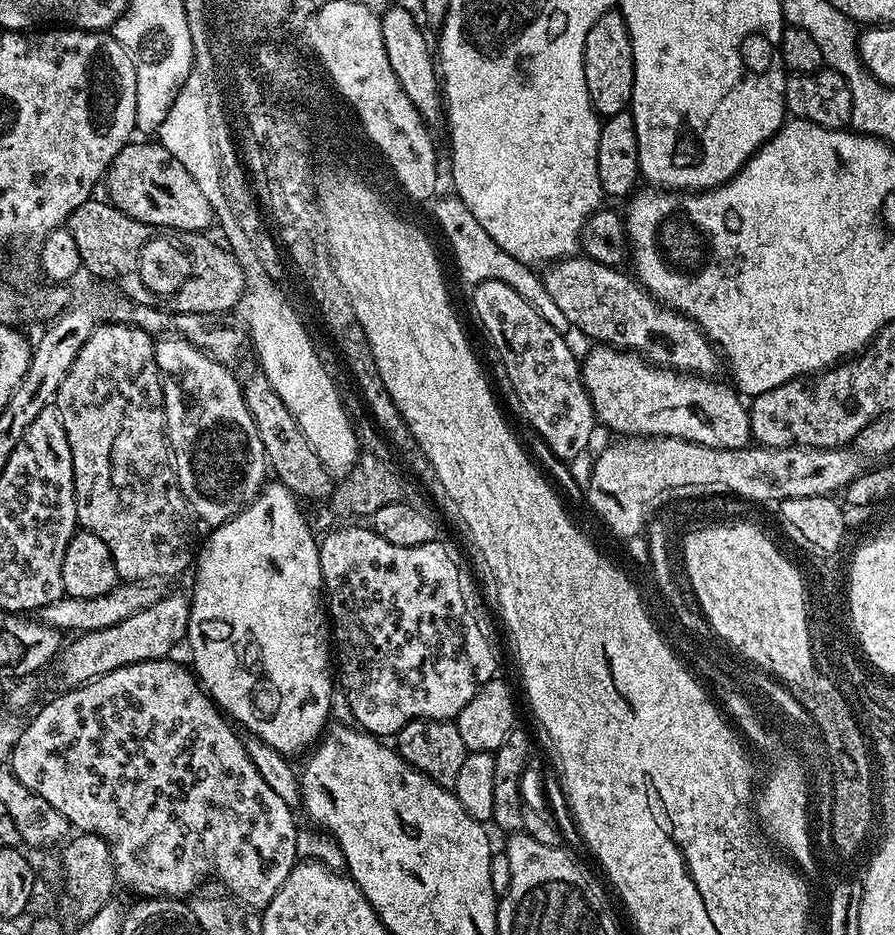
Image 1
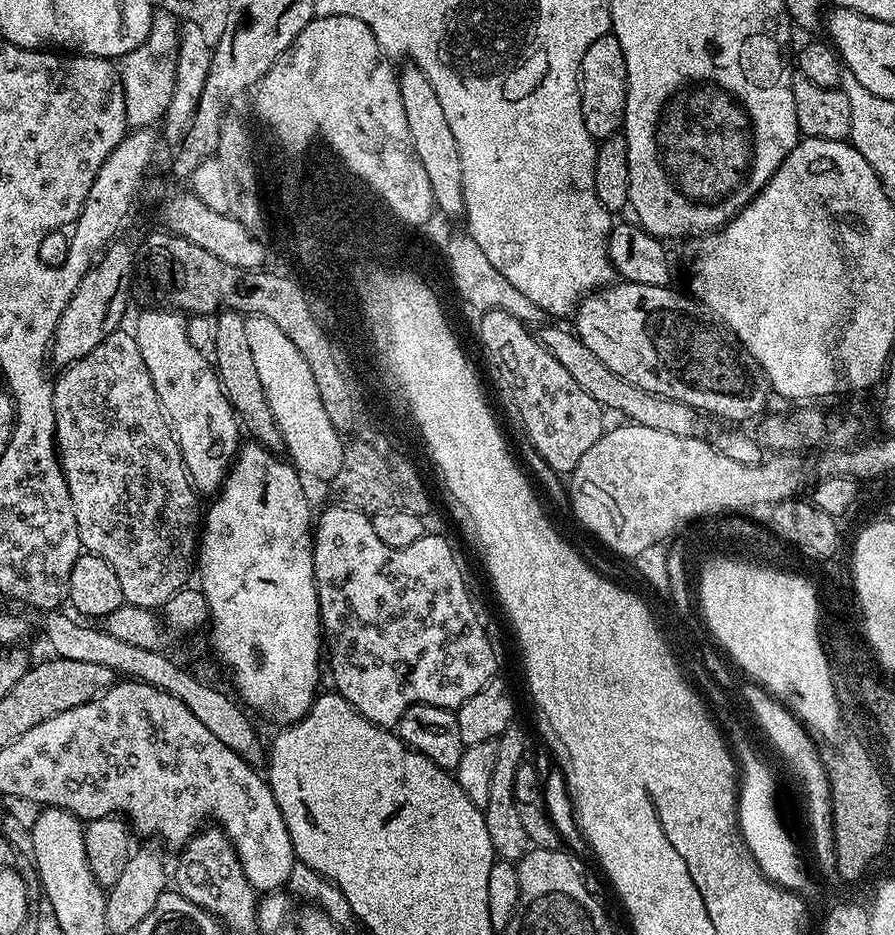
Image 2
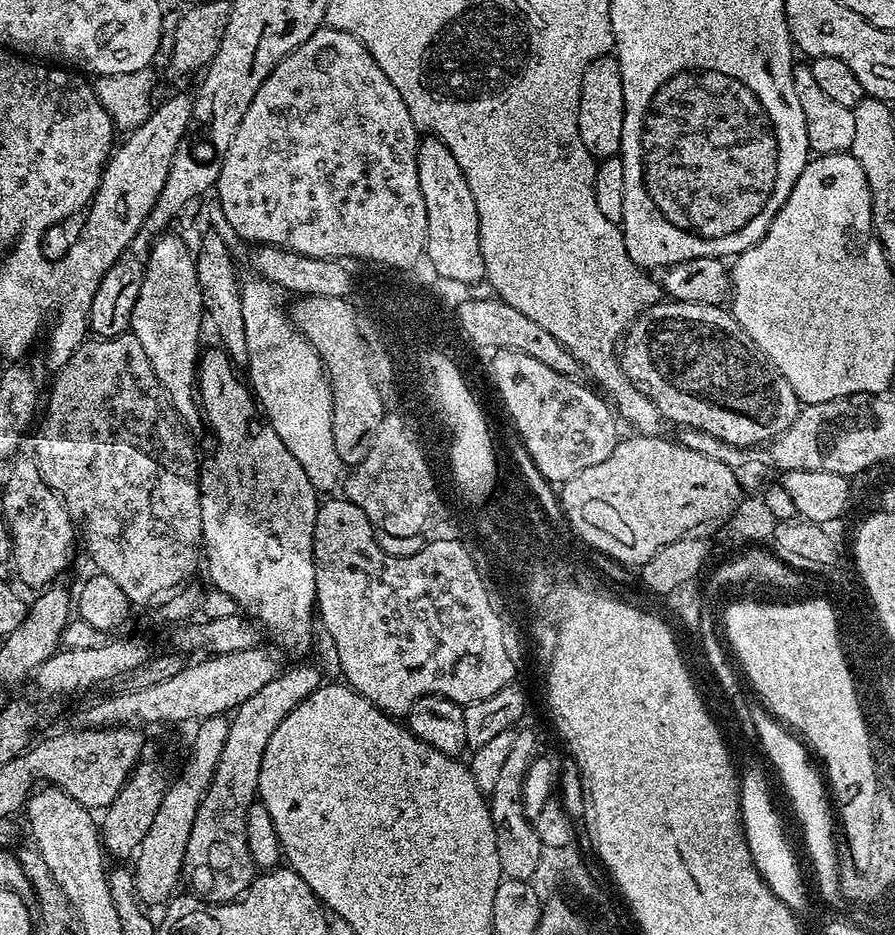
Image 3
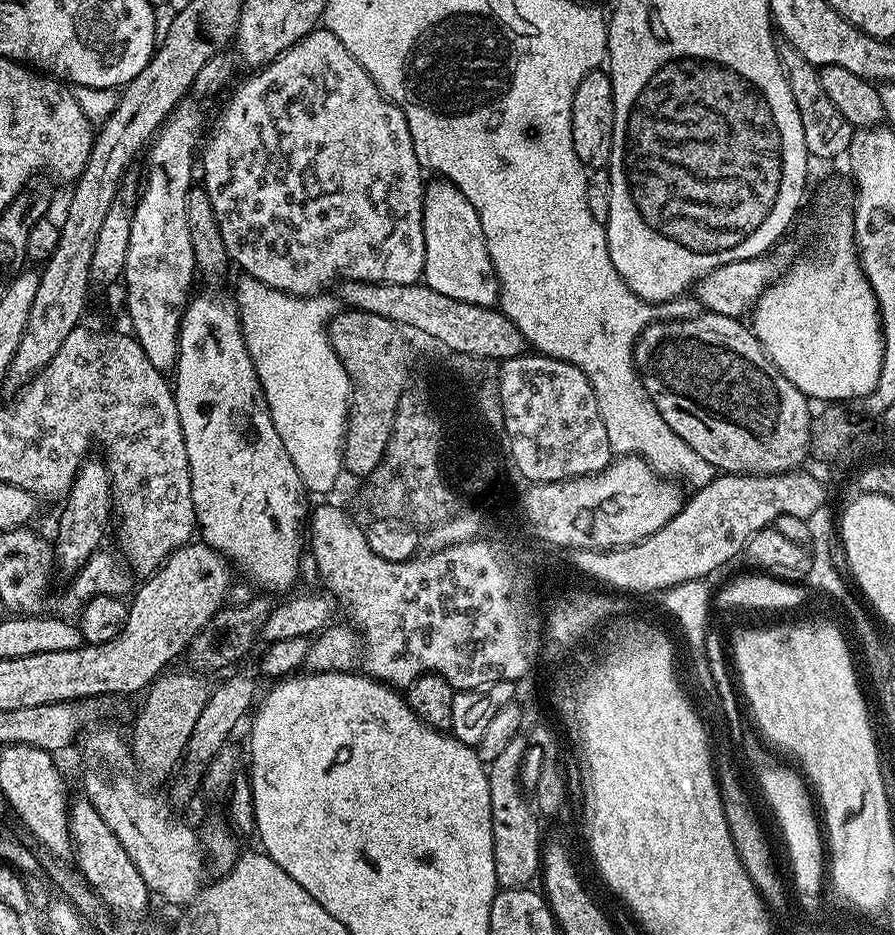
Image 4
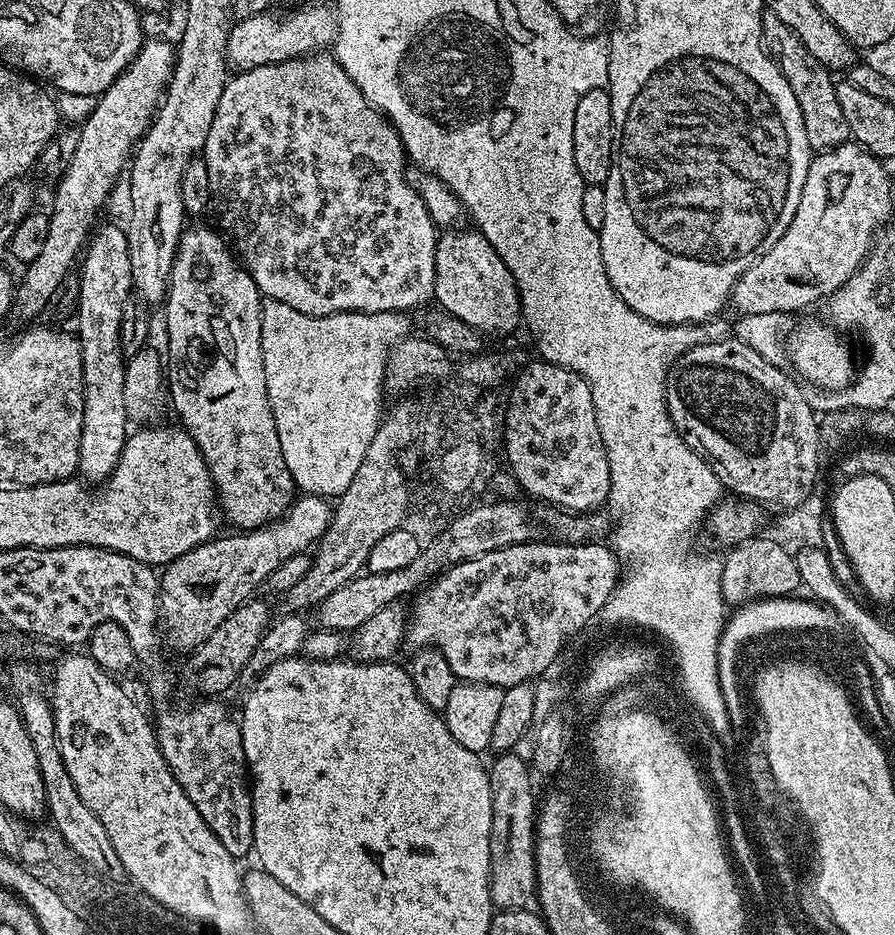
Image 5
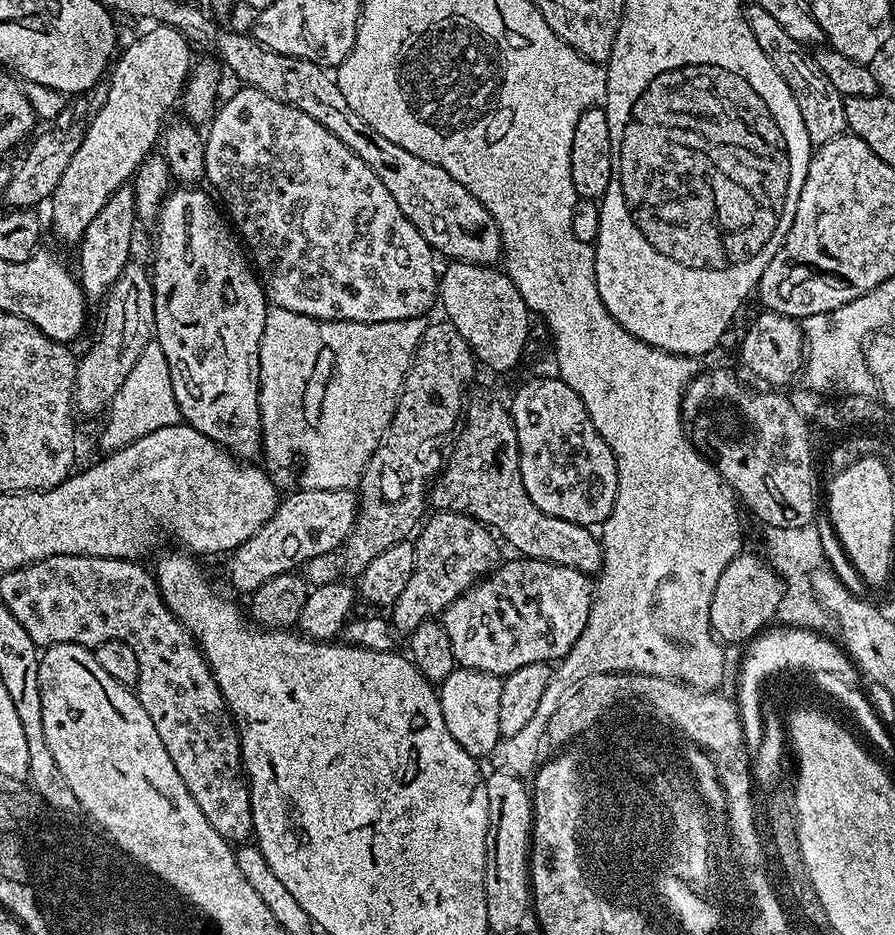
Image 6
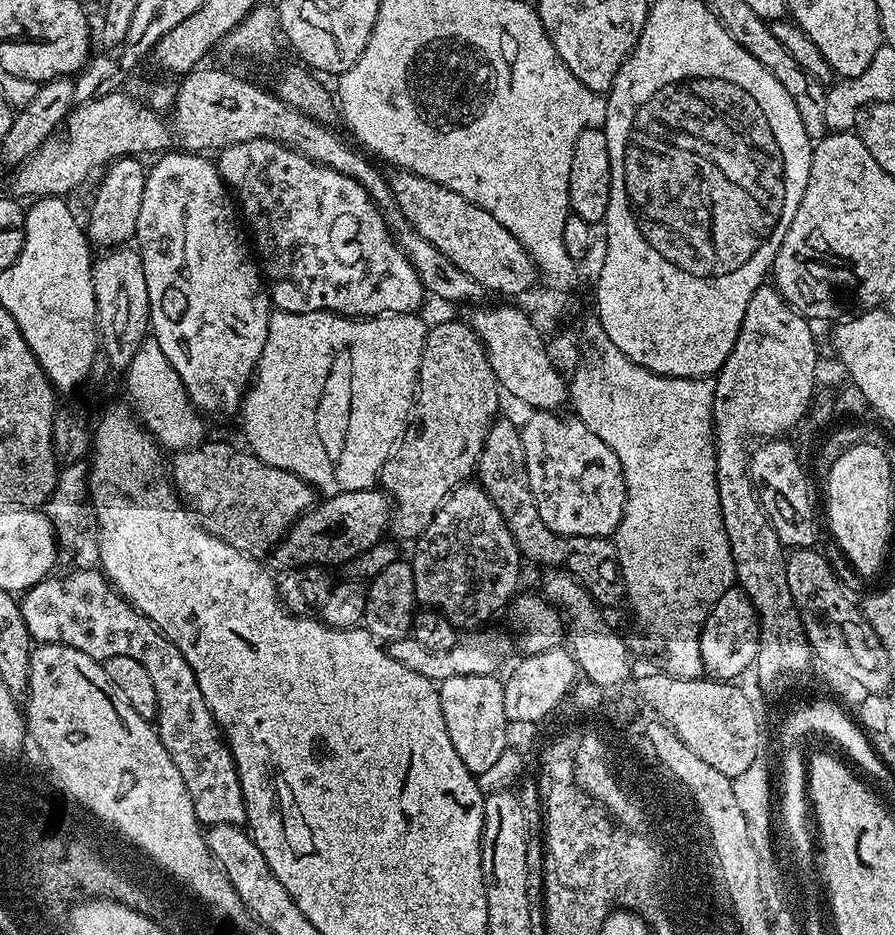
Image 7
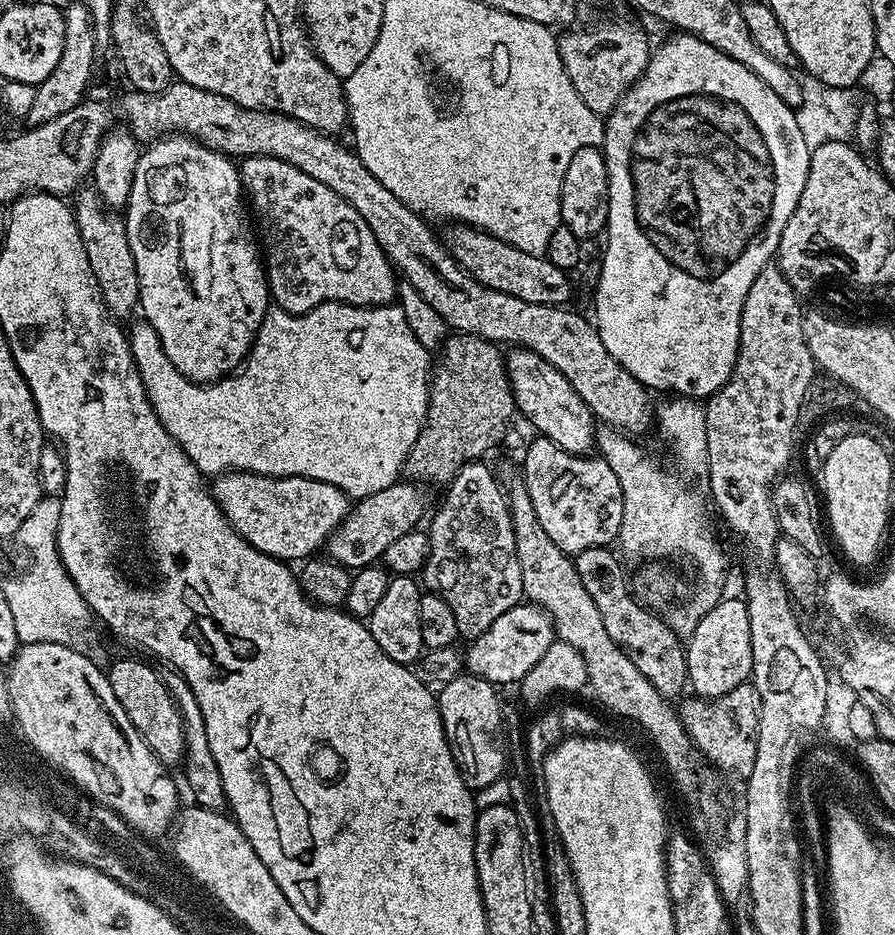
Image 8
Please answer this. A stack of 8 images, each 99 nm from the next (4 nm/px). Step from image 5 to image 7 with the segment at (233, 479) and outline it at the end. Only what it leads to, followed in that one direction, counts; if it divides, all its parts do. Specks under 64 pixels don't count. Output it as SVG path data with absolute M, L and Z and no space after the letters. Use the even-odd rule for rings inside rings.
M169 150L159 157L156 165L147 169L142 190L142 206L138 209L138 226L134 237L135 247L142 258L142 266L146 270L146 294L148 295L148 314L150 317L150 332L162 346L162 354L166 354L168 367L178 374L182 386L188 395L188 401L201 413L209 412L212 416L235 417L242 407L245 392L250 387L256 363L260 360L262 350L268 341L268 318L270 315L270 297L265 281L262 279L261 269L250 251L249 241L242 231L241 221L238 219L238 208L230 195L224 179L220 177L220 169L211 159L200 154L193 154L183 150Z

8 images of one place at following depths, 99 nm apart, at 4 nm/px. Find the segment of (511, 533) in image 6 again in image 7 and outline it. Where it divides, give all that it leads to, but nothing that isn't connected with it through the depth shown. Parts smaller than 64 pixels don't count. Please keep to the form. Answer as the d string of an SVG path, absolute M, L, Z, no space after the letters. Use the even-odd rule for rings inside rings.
M501 418L495 419L487 432L483 452L477 464L476 478L505 520L521 557L525 561L533 560L536 564L545 564L545 569L563 570L568 573L600 606L616 604L619 600L621 603L625 599L624 580L620 576L615 543L606 536L560 536L542 522L536 500L530 490L520 428L512 421Z

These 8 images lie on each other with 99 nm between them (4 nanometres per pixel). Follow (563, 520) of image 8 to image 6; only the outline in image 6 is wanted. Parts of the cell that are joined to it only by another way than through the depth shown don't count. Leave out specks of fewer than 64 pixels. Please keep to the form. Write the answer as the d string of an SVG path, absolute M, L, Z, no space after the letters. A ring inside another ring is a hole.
M544 376L541 380L532 380L522 385L516 397L510 400L520 447L522 480L531 501L545 514L587 526L600 526L612 517L614 502L618 498L620 487L616 456L602 434L598 434L594 422L590 422L590 414L582 398L578 398L578 394L574 394L574 390L570 390L564 380L552 376Z

